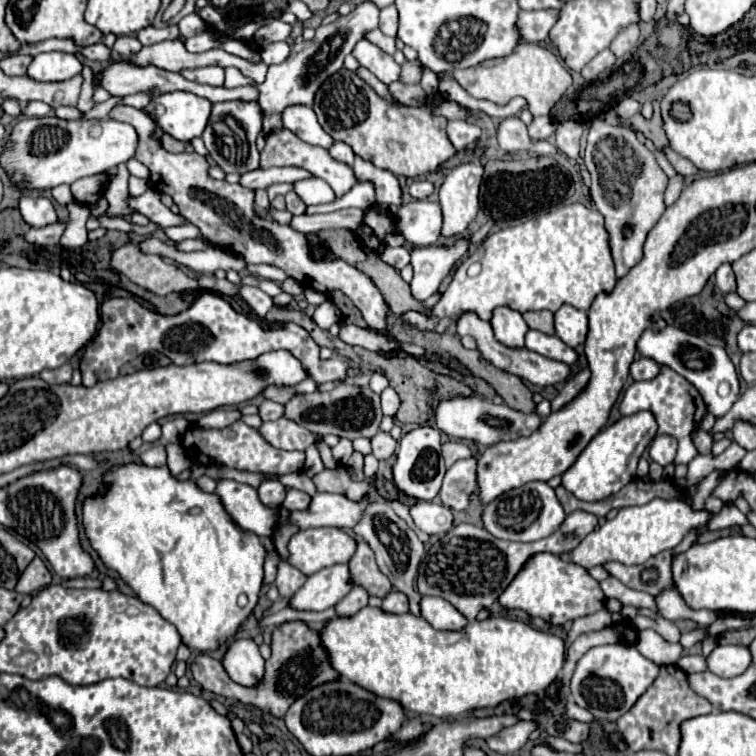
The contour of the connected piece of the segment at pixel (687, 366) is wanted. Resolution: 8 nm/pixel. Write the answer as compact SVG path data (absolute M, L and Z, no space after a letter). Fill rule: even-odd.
M666 326L658 334L654 330L646 328L638 340L638 352L646 358L656 360L658 364L670 366L680 376L684 376L688 382L692 382L696 386L696 390L702 394L702 398L708 406L708 412L714 418L722 418L732 408L736 398L740 396L740 380L736 376L736 368L722 346L710 346L698 336L692 336L674 326Z

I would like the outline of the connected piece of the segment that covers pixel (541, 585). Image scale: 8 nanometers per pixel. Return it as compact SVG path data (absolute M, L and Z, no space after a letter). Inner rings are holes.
M540 552L526 560L510 586L500 594L498 602L506 610L524 610L530 618L552 620L554 624L566 624L574 618L594 614L604 608L604 592L600 584L588 574L586 568L576 566L568 558Z

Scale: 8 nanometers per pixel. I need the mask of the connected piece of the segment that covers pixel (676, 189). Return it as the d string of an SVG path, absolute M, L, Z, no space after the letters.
M646 139L645 145L652 150L654 156L658 156L658 162L660 162L662 170L664 170L666 176L670 178L670 184L668 184L666 194L664 194L664 204L670 206L670 204L674 204L674 202L678 200L678 196L680 196L680 192L682 192L682 176L676 174L676 170L672 168L672 164L662 156L661 152L656 150L656 147L650 139Z

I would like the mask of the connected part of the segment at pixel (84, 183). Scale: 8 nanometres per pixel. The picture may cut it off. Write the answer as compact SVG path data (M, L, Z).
M116 172L112 174L94 174L94 176L88 176L88 178L80 178L76 180L70 190L72 190L72 196L78 204L84 204L84 206L92 206L100 200L102 196L102 188L108 180L112 180L116 176Z

